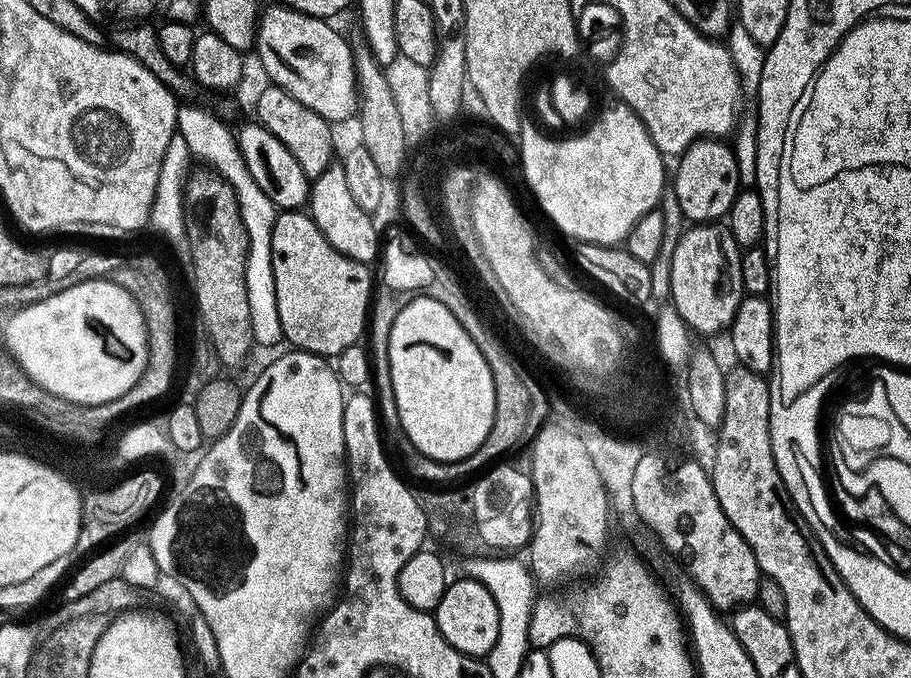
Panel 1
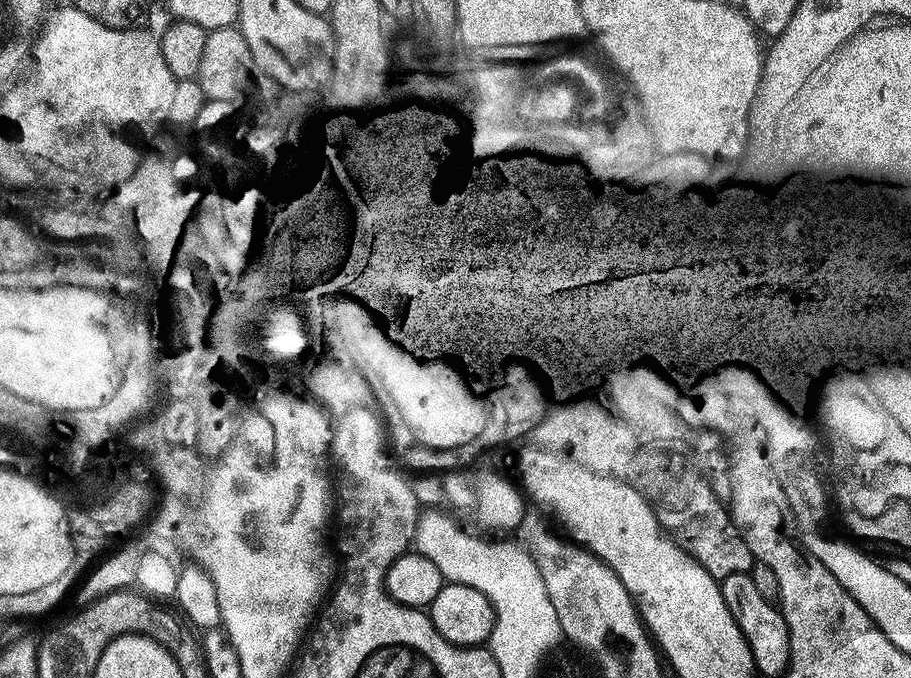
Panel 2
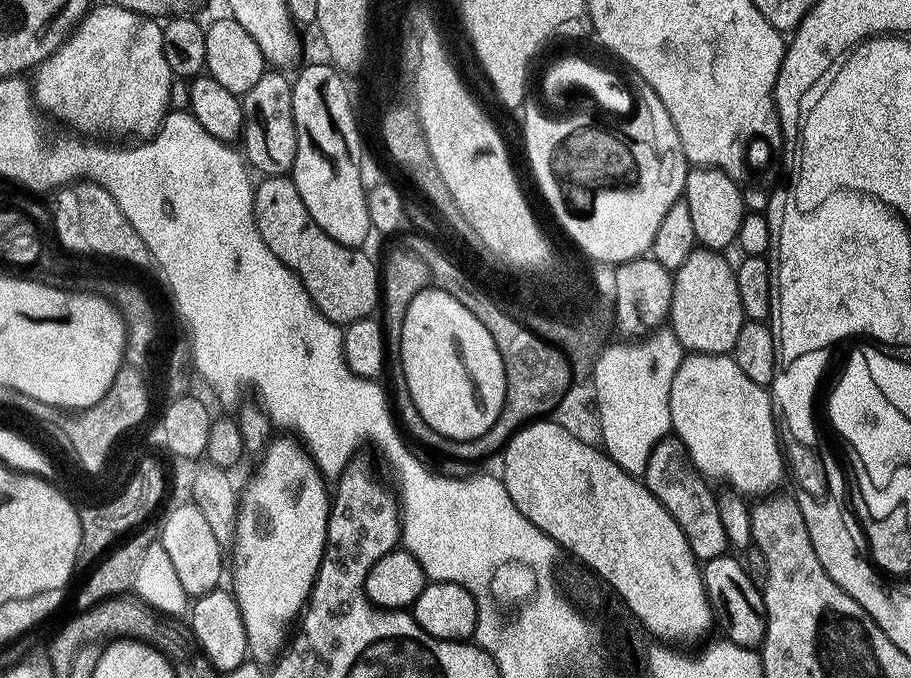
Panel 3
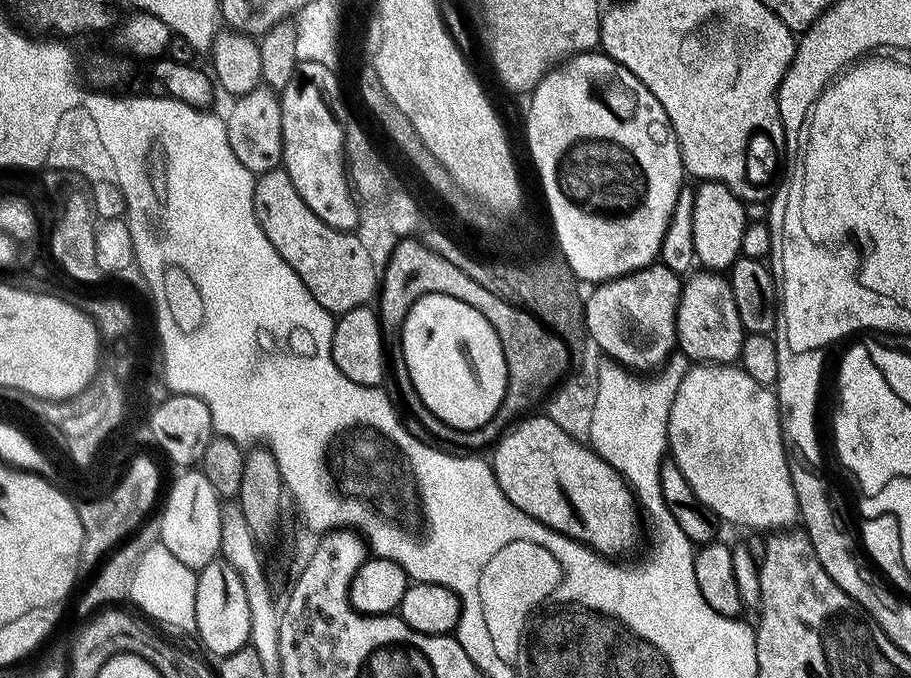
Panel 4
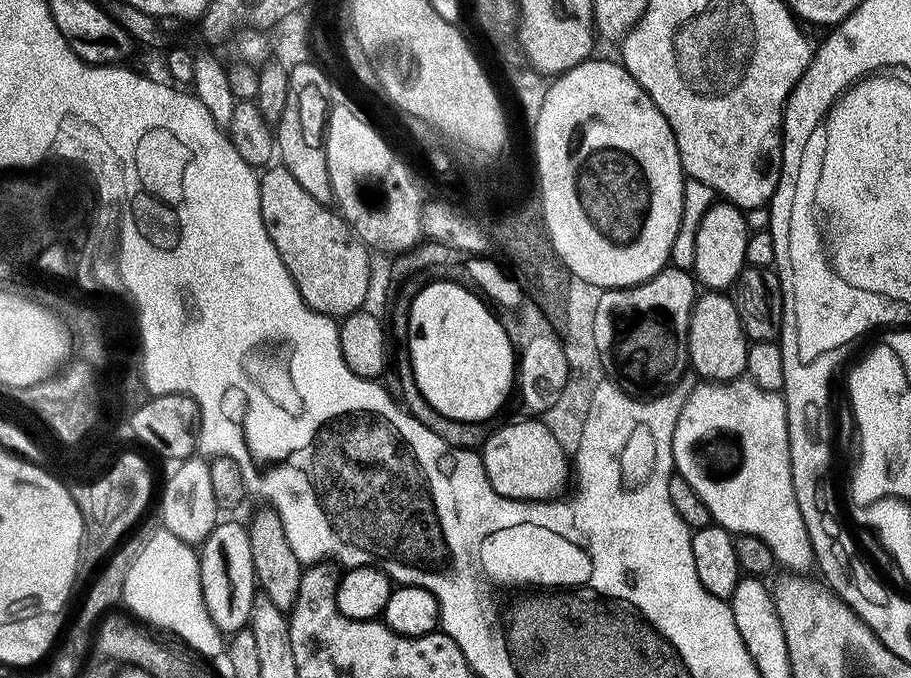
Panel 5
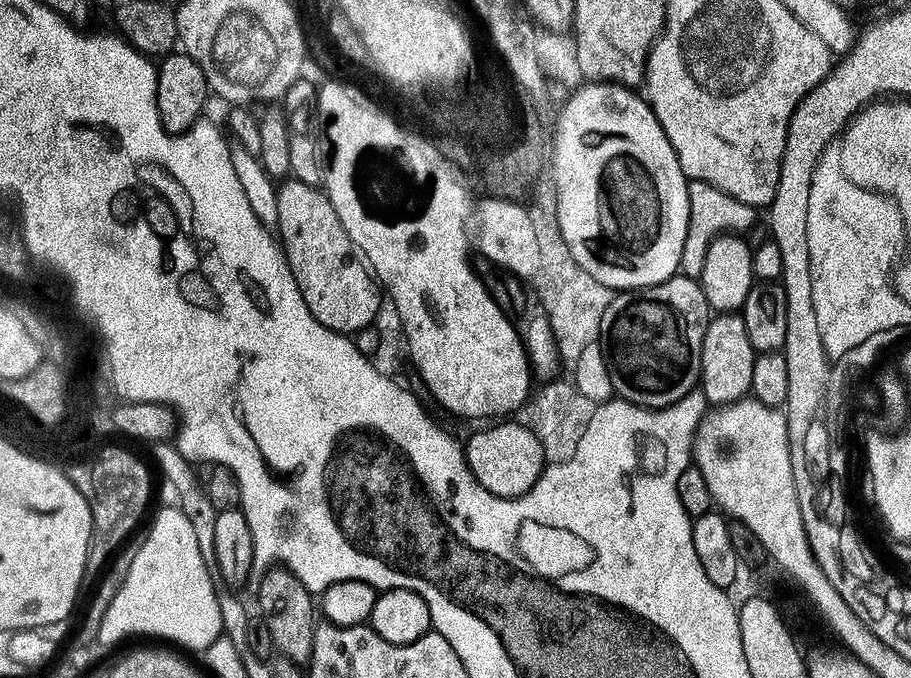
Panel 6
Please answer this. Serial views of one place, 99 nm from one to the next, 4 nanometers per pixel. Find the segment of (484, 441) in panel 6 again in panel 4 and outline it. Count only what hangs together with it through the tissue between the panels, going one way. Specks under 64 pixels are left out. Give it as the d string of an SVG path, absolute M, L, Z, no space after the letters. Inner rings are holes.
M547 414L531 416L524 418L529 420L521 419L515 425L516 429L513 427L505 431L495 445L496 453L490 456L492 473L496 475L498 486L502 486L506 498L510 498L518 510L530 514L530 518L569 536L571 540L587 544L601 556L616 558L619 552L630 551L640 536L642 512L637 497L632 495L631 488L621 478L620 472L606 463L587 443L566 434L566 430L562 430L562 426L558 426L558 422L554 422Z

